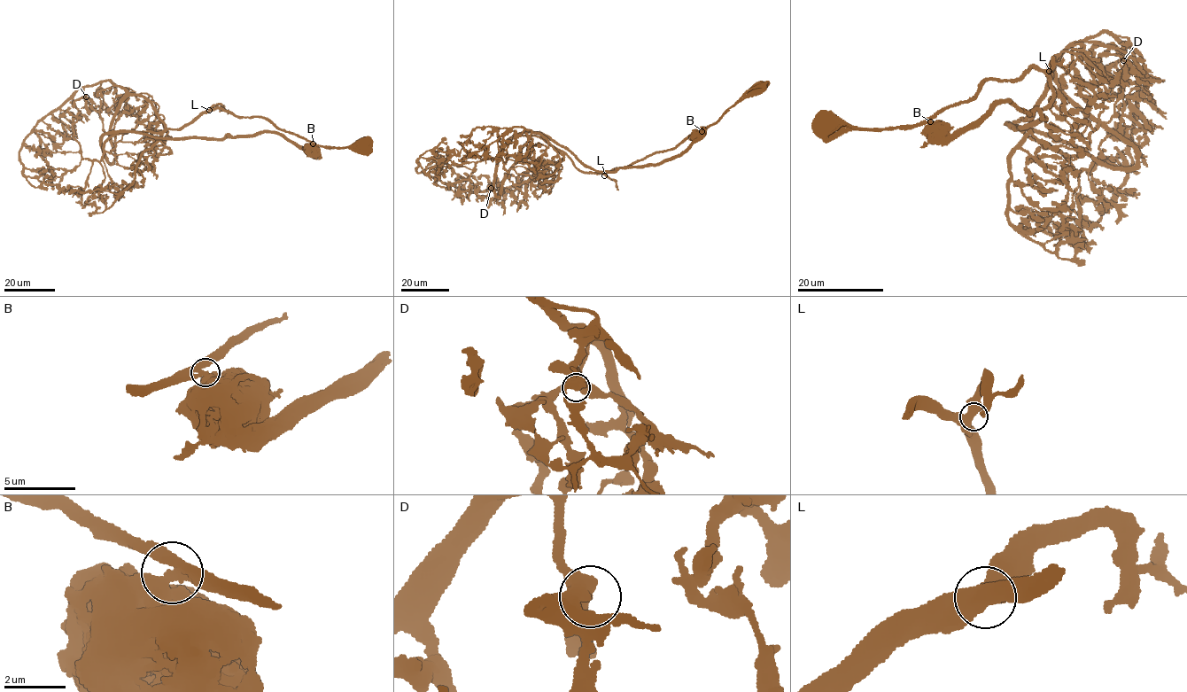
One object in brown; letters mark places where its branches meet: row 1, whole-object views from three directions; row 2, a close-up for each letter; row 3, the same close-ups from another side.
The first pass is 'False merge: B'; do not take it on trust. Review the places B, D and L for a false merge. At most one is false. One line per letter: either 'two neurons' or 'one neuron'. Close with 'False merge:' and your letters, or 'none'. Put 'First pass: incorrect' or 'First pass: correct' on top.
First pass: correct
B: two neurons
D: one neuron
L: one neuron
False merge: B

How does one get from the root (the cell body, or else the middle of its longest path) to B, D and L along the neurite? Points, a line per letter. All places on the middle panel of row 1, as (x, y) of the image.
B: (758, 89), (748, 89), (717, 120), (702, 131)
D: (758, 89), (674, 148), (601, 173), (581, 172), (564, 153), (558, 163), (536, 165), (516, 186), (491, 188)
L: (758, 89), (748, 89), (717, 120), (691, 134), (674, 148), (647, 155), (604, 175)

